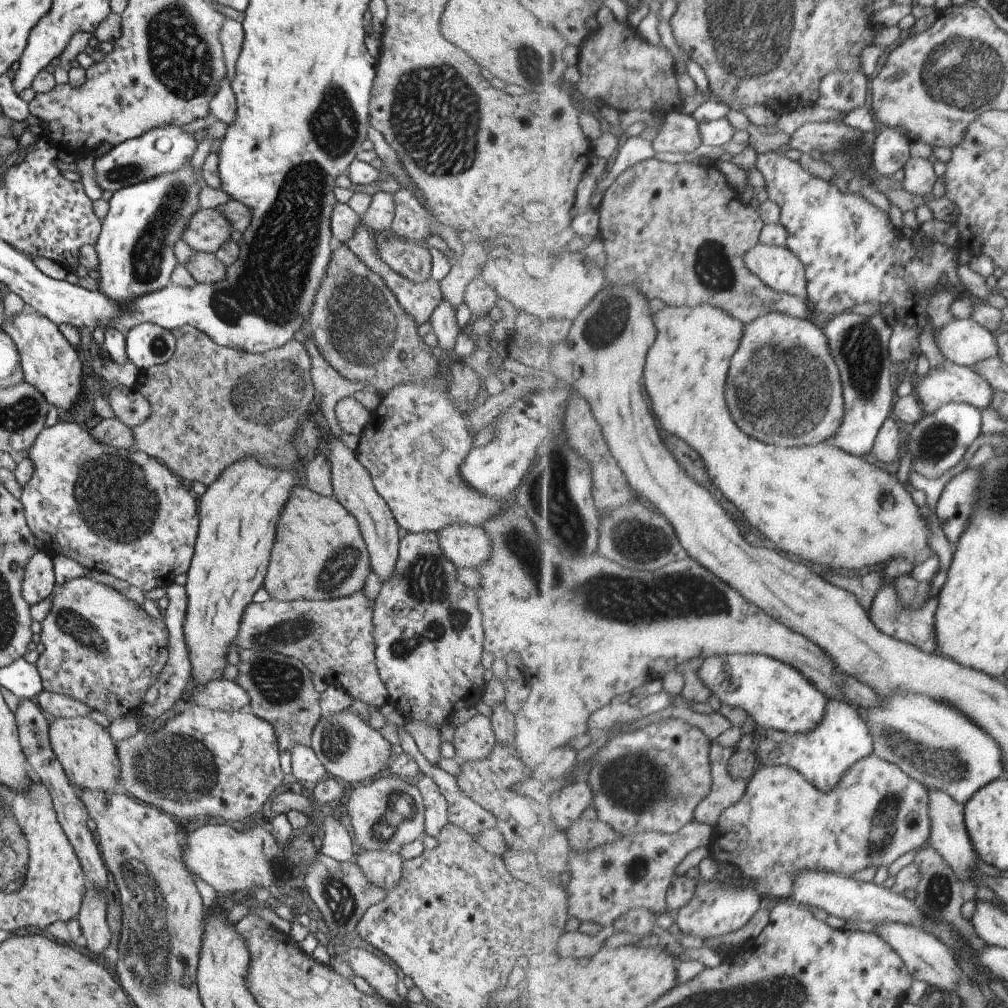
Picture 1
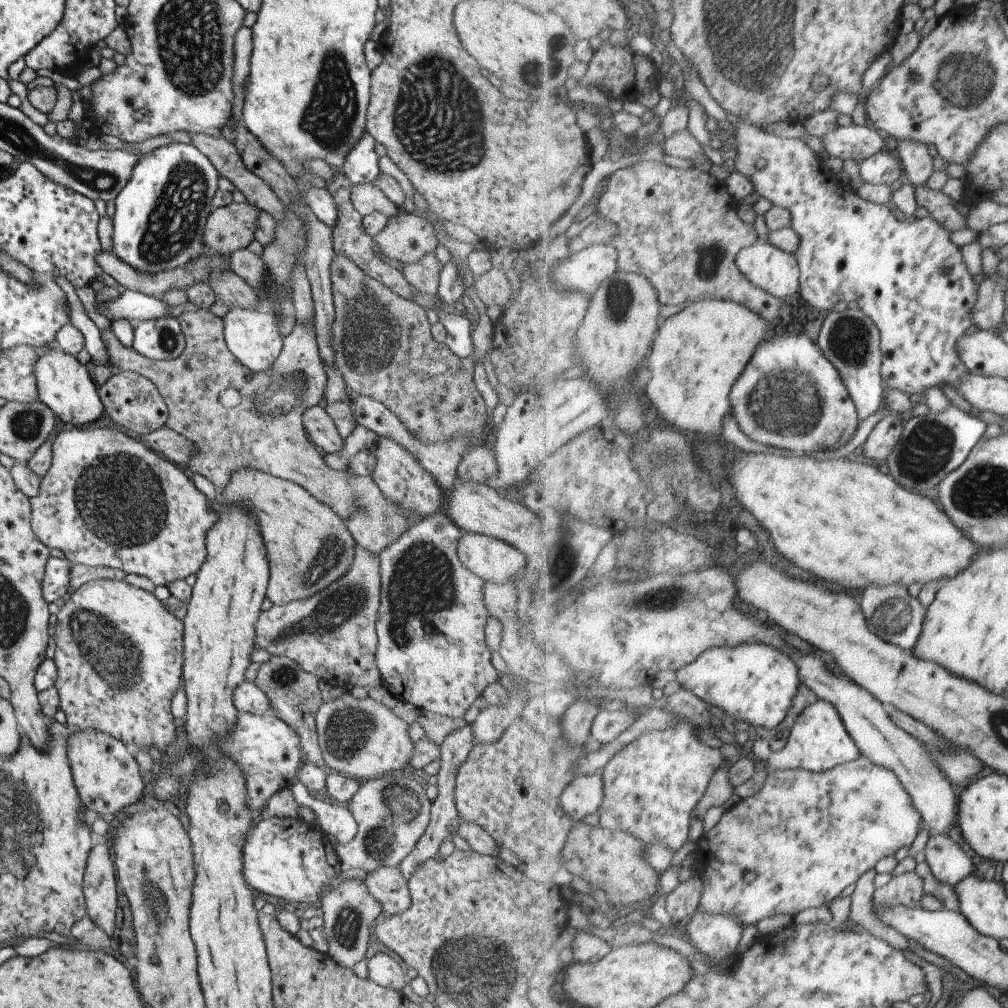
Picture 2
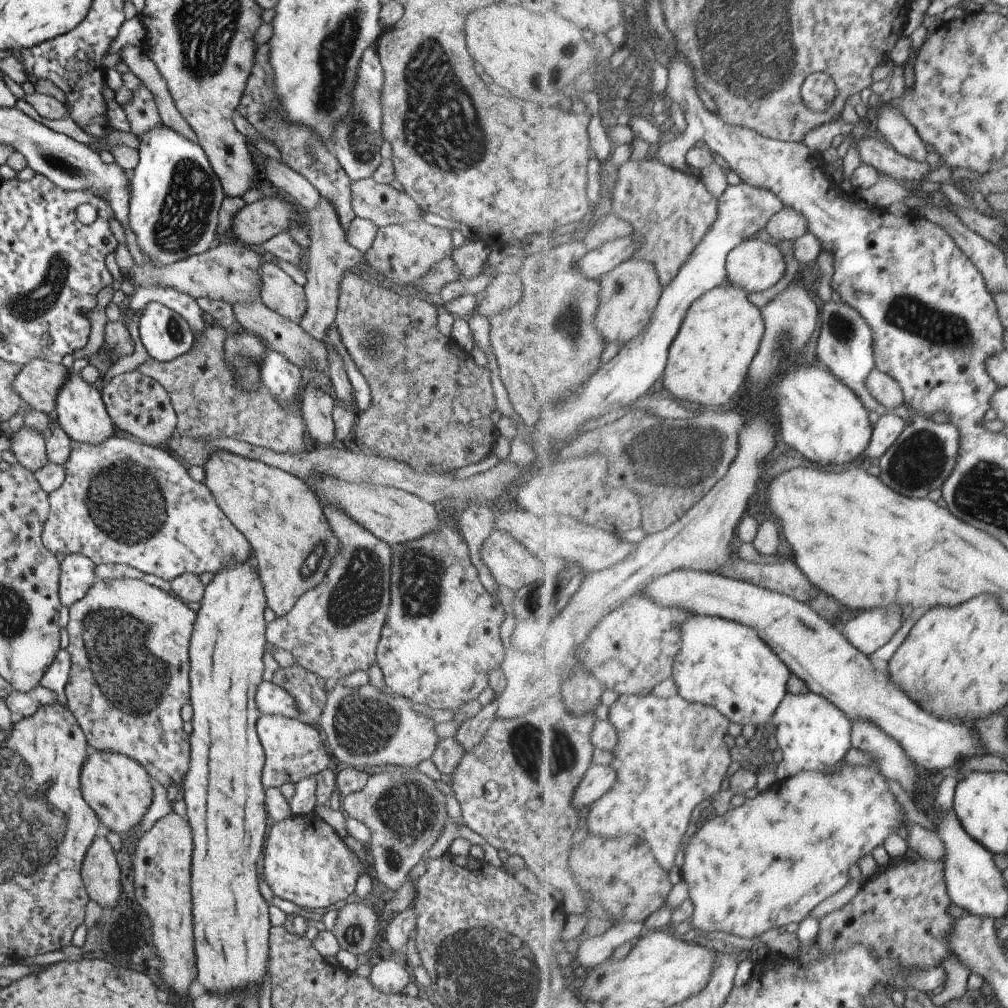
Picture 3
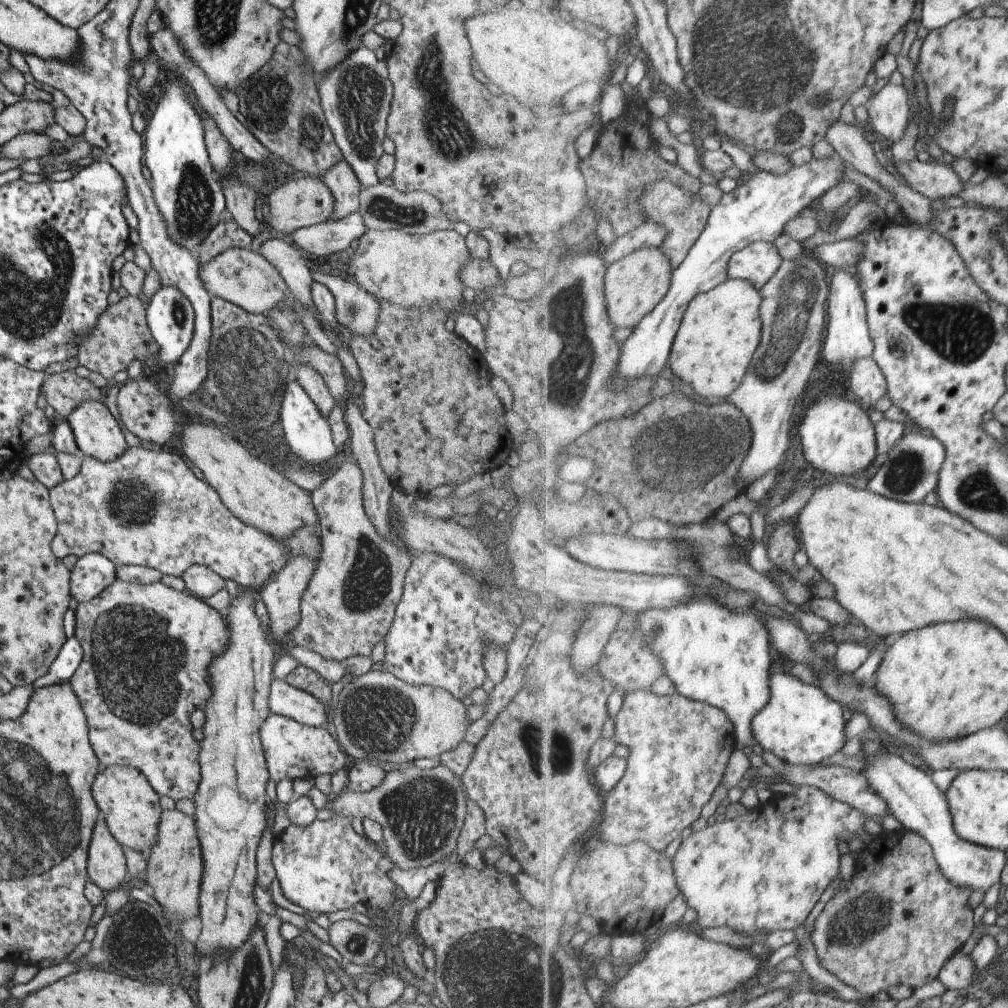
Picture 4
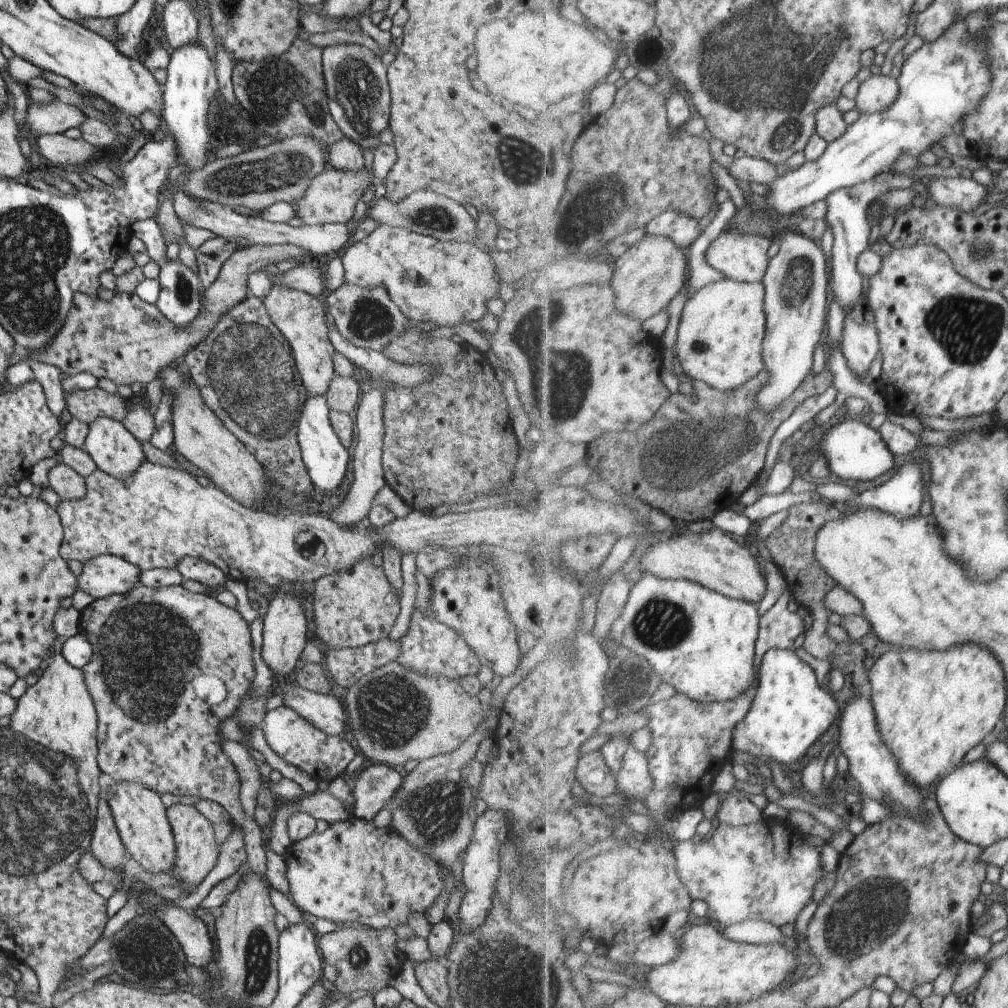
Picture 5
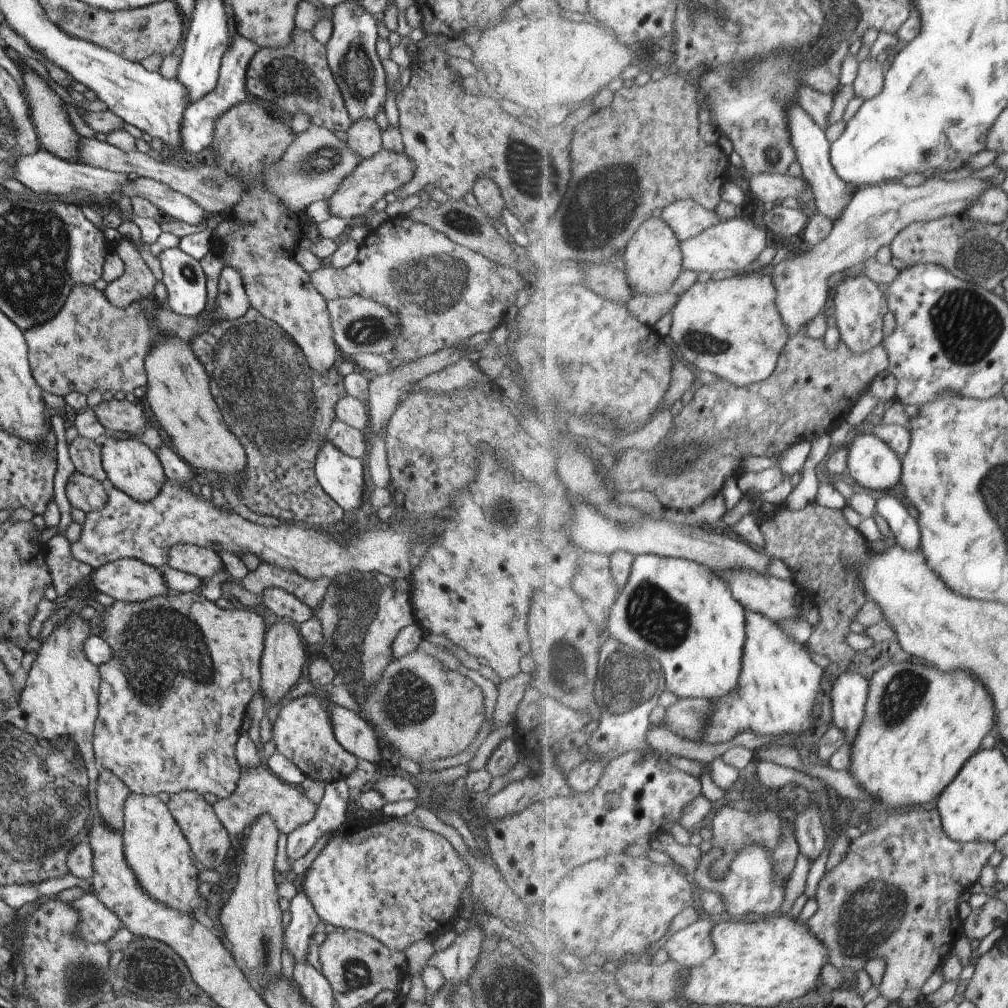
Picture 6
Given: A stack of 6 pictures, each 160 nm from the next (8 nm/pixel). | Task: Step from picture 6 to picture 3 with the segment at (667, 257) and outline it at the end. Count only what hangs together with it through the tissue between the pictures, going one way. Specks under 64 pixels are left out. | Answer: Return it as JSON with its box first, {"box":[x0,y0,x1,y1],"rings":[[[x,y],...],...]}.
{"box":[593,258,664,347],"rings":[[[632,258],[623,262],[615,270],[611,270],[599,280],[601,284],[601,308],[597,308],[597,316],[593,326],[601,333],[605,344],[617,342],[620,347],[627,346],[645,332],[652,323],[653,316],[660,306],[664,288],[661,288],[660,274],[652,261],[643,258]]]}

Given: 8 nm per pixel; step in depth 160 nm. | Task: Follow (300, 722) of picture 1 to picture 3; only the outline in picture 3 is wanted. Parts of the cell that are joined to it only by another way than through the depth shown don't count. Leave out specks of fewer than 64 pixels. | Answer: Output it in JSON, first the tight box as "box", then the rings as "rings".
{"box":[270,664,327,727],"rings":[[[295,664],[295,666],[277,668],[270,681],[284,688],[284,691],[295,699],[301,716],[307,716],[309,720],[313,720],[314,724],[311,726],[315,727],[325,706],[327,696],[323,689],[325,679]]]}

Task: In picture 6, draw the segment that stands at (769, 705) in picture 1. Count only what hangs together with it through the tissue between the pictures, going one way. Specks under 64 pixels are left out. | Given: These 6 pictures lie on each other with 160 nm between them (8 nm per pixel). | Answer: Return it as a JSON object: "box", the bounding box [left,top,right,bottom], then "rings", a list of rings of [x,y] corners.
{"box":[606,554,748,701],"rings":[[[650,554],[637,555],[632,564],[629,580],[622,588],[620,594],[617,595],[615,603],[610,610],[606,635],[616,638],[620,643],[653,655],[662,664],[667,690],[675,693],[678,697],[683,699],[694,698],[714,701],[715,699],[729,696],[731,691],[735,691],[736,688],[739,687],[741,671],[743,670],[744,648],[748,640],[746,612],[747,610],[740,601],[733,596],[729,583],[710,566],[677,557],[662,557]]]}

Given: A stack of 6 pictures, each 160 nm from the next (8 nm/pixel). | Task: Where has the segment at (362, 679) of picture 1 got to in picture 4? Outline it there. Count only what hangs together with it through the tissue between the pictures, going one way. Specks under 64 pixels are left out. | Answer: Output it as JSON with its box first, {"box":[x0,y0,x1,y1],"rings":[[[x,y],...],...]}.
{"box":[287,454,412,660],"rings":[[[349,454],[344,462],[310,494],[317,515],[317,532],[321,552],[306,589],[300,598],[300,620],[287,634],[289,643],[308,648],[324,659],[343,660],[347,656],[369,655],[371,648],[384,640],[397,603],[402,582],[412,561],[411,553],[395,548],[375,532],[362,505],[362,472]]]}

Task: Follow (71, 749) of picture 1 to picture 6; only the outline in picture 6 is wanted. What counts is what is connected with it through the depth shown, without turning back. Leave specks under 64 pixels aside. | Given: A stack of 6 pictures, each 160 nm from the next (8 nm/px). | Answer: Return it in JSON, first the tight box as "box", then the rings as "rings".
{"box":[121,793,206,917],"rings":[[[131,793],[123,803],[123,814],[124,814],[123,815],[124,823],[121,830],[123,858],[125,859],[125,862],[128,864],[128,867],[134,872],[136,881],[140,885],[140,889],[144,893],[146,893],[147,896],[152,897],[153,900],[156,900],[161,904],[164,904],[166,907],[175,909],[176,911],[179,911],[184,915],[189,915],[193,917],[192,916],[193,910],[195,910],[195,908],[198,908],[199,906],[204,910],[206,900],[203,897],[201,897],[199,893],[197,893],[197,888],[199,888],[199,884],[200,884],[199,880],[197,879],[197,874],[199,873],[200,868],[193,861],[187,841],[185,840],[185,837],[181,832],[181,829],[177,826],[177,823],[173,820],[173,817],[171,816],[169,809],[166,807],[166,804],[163,803],[161,800],[157,799],[155,795],[136,795],[135,793]]]}

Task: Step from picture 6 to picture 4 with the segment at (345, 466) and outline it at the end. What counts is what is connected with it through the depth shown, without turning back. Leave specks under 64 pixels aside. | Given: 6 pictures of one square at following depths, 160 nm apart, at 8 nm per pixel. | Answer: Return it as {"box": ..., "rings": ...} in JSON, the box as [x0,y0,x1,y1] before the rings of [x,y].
{"box":[278,381,339,466],"rings":[[[297,381],[286,382],[281,396],[278,424],[280,425],[281,434],[290,448],[290,454],[293,457],[305,460],[311,466],[319,466],[319,464],[331,460],[339,450],[333,444],[327,419],[320,415],[318,408],[297,384]]]}

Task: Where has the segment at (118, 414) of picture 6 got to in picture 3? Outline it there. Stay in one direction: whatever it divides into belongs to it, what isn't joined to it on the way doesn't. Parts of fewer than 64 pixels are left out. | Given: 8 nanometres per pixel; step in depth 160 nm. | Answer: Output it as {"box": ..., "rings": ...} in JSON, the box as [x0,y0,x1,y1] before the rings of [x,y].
{"box":[12,359,68,416],"rings":[[[33,359],[20,367],[12,382],[14,391],[31,409],[52,416],[59,389],[68,376],[61,363]]]}

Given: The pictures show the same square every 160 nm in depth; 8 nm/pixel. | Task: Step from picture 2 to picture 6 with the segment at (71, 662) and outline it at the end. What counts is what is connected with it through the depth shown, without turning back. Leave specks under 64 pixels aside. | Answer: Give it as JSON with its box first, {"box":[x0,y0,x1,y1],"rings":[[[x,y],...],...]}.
{"box":[92,591,267,800],"rings":[[[196,591],[191,593],[170,592],[165,596],[153,597],[136,603],[115,601],[113,605],[106,608],[104,616],[100,614],[100,618],[103,617],[103,619],[99,623],[95,621],[96,614],[92,620],[92,624],[103,631],[101,638],[112,650],[110,659],[98,666],[100,676],[98,711],[92,730],[92,749],[98,766],[108,768],[131,793],[136,795],[157,795],[159,792],[172,795],[176,792],[190,790],[198,792],[199,795],[214,794],[218,800],[228,797],[236,787],[240,775],[240,766],[234,755],[234,746],[241,731],[241,720],[251,696],[260,690],[260,656],[267,629],[261,619],[262,612],[251,612],[237,604],[232,610],[219,609]]]}

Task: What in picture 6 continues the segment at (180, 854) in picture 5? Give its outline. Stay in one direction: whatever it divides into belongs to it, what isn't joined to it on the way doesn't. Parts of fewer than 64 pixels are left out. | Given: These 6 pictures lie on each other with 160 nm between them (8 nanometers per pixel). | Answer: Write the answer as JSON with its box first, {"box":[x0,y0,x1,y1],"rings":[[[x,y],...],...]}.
{"box":[166,790,230,869],"rings":[[[186,790],[173,793],[168,796],[166,807],[177,826],[181,829],[187,841],[191,857],[200,869],[213,869],[225,860],[225,854],[227,854],[230,846],[230,835],[215,816],[213,807],[205,802],[198,792]]]}

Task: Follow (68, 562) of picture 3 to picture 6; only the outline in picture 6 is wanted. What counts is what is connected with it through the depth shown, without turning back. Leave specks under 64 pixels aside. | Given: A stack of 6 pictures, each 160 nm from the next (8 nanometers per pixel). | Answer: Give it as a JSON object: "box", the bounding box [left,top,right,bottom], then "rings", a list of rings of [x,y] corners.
{"box":[91,559,169,603],"rings":[[[135,559],[105,563],[91,573],[91,584],[103,594],[122,603],[136,603],[169,594],[162,568]]]}

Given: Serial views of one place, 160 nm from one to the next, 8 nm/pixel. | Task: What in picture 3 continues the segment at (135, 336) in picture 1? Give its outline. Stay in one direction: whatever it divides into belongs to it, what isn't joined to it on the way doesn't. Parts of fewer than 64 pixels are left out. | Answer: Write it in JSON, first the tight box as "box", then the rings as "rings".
{"box":[137,302,194,362],"rings":[[[156,302],[147,303],[137,320],[139,342],[151,360],[169,362],[186,353],[194,338],[185,319]]]}

